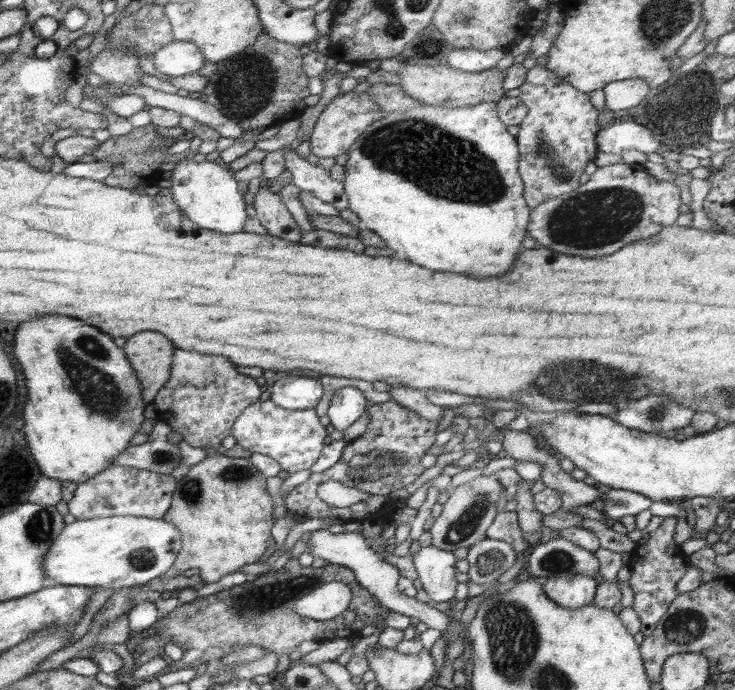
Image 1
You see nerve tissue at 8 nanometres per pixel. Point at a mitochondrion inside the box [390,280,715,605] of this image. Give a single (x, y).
(595, 379)

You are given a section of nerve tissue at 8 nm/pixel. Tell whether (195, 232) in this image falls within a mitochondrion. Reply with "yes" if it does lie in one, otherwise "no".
no

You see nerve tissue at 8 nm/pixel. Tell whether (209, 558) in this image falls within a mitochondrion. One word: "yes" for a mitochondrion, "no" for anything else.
no

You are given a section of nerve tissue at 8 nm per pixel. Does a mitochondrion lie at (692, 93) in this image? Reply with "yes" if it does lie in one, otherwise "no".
yes

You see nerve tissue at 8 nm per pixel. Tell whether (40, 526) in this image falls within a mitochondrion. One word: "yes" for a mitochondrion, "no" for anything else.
yes

